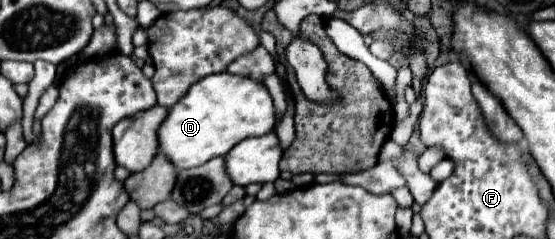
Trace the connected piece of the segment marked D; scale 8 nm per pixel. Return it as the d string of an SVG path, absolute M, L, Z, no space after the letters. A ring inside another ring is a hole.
M230 73L208 75L194 83L186 95L168 109L168 115L158 129L158 151L176 169L192 169L212 157L226 155L232 145L242 139L266 135L272 127L274 105L264 85Z

